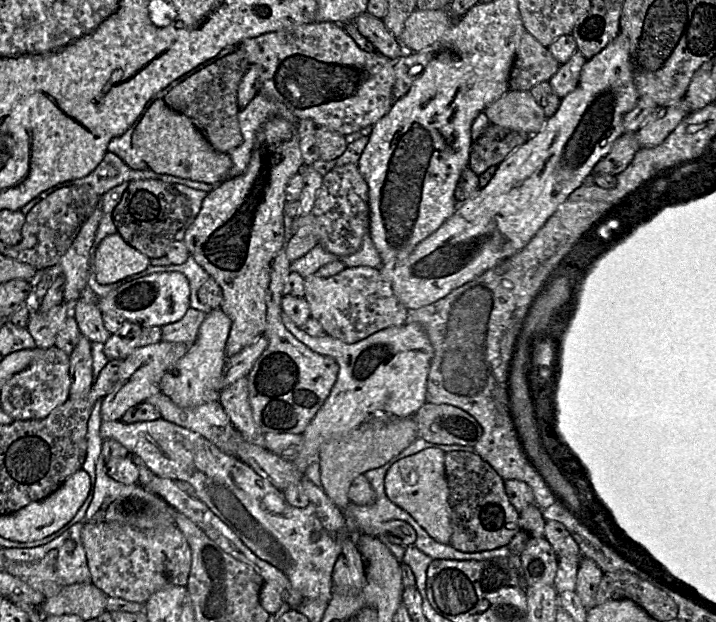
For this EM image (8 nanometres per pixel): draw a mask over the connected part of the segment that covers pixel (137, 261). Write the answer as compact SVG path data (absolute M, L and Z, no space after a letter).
M118 232L106 236L94 255L96 281L102 285L137 274L150 265L150 258L127 244Z

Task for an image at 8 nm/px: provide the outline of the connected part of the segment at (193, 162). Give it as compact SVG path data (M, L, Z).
M162 98L154 100L134 124L131 146L146 163L147 169L159 174L169 174L210 185L218 185L228 179L228 173L233 164L229 155L216 151L189 118L169 108Z

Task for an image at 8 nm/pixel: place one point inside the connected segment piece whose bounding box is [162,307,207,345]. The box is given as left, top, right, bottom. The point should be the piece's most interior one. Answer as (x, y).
(185, 330)

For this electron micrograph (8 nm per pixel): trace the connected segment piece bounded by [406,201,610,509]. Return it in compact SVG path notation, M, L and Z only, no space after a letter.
M565 201L558 206L522 250L500 261L475 279L452 290L436 302L407 310L406 323L420 324L426 331L434 350L427 377L426 403L453 405L473 416L483 430L481 438L474 446L475 453L489 463L502 479L525 482L532 489L534 503L540 509L551 506L555 498L528 461L514 427L508 404L509 367L516 337L532 298L552 268L570 249L579 235L609 206L609 203L603 201Z

